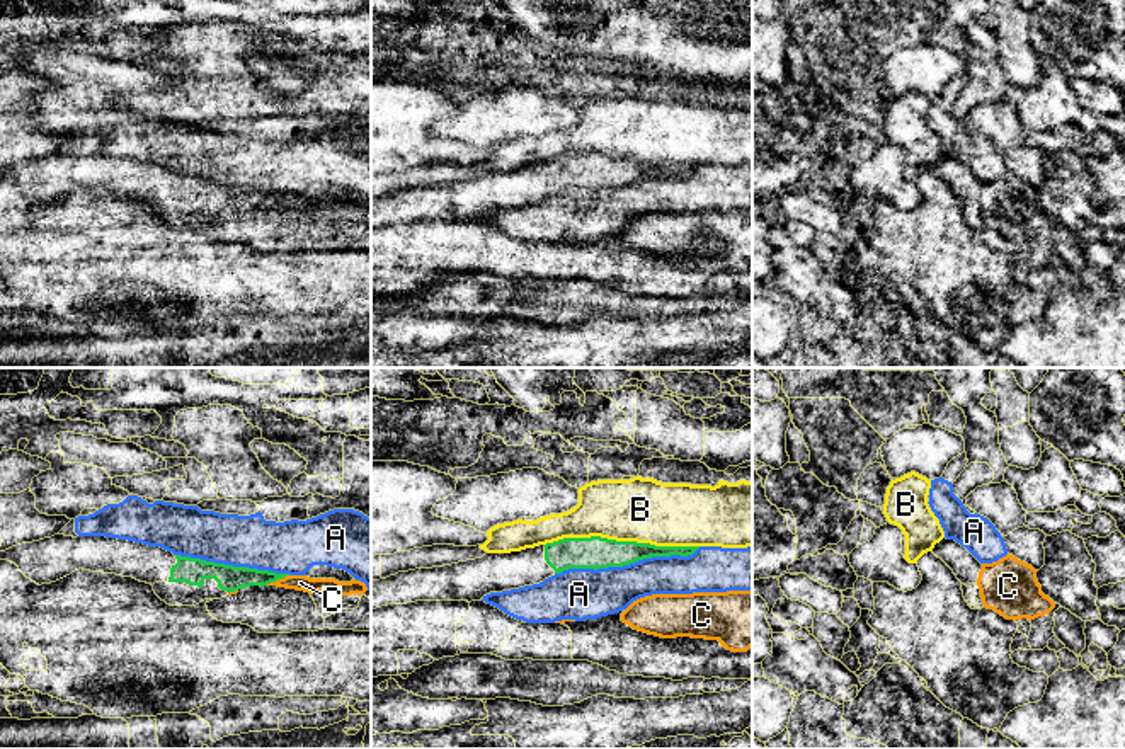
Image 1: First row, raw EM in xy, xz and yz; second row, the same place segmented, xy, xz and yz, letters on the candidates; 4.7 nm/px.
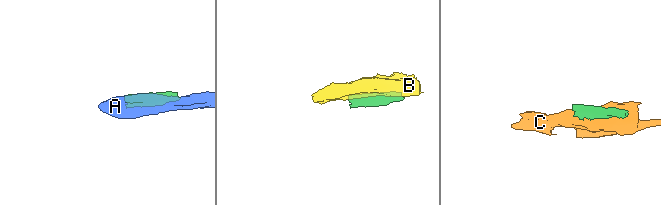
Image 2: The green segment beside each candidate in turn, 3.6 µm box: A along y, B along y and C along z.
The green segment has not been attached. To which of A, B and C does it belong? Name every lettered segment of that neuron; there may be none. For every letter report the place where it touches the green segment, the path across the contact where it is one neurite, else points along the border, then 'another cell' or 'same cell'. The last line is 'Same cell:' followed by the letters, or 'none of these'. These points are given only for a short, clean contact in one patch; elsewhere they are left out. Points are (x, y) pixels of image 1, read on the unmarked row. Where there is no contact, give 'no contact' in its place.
A: contact xz (627, 182); another cell
B: contact xz (622, 160); another cell
C: contact xy (276, 198); border xy (288, 193), (266, 203); another cell
Same cell: none of these

